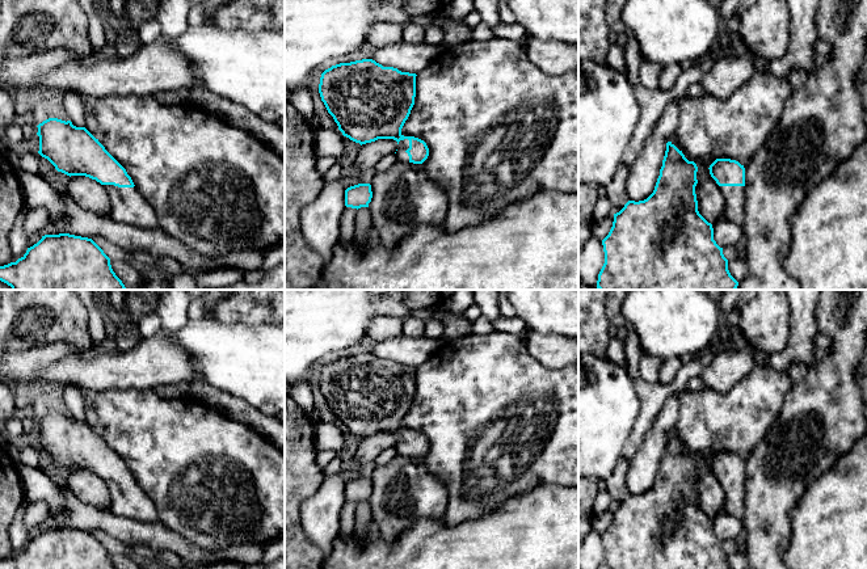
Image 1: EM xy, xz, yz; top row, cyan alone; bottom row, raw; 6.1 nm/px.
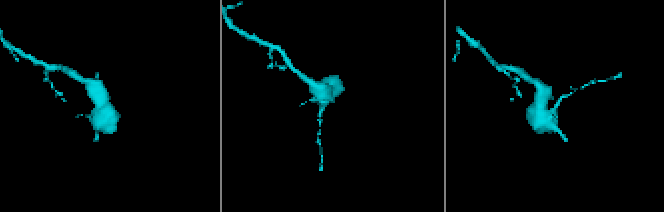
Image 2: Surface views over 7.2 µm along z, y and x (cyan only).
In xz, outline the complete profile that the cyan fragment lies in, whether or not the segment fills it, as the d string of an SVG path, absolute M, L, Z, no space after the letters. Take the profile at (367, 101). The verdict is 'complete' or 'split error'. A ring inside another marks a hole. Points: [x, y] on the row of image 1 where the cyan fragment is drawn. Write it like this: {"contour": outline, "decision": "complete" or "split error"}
{"contour": "M362 59L325 69L319 93L344 136L361 146L393 139L400 161L422 164L429 156L426 143L401 134L414 105L416 76Z", "decision": "split error"}

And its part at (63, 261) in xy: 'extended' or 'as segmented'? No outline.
as segmented

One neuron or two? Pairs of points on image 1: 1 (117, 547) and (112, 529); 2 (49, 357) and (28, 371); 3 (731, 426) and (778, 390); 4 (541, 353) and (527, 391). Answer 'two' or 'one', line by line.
1: two
2: one
3: one
4: two

